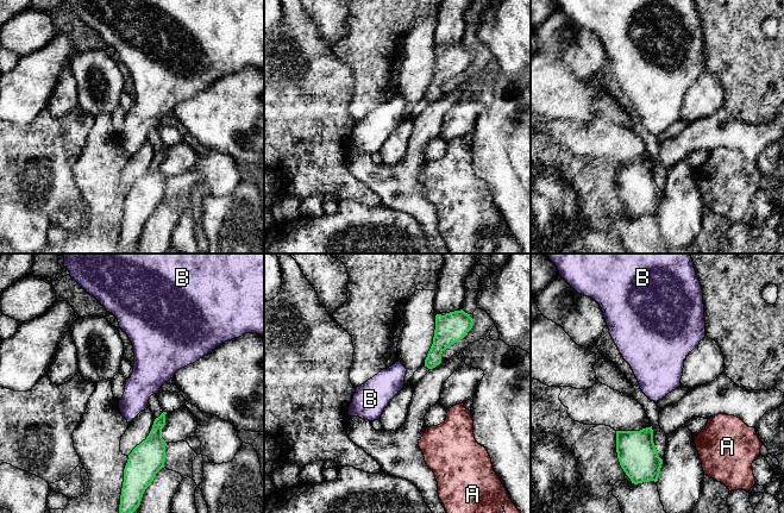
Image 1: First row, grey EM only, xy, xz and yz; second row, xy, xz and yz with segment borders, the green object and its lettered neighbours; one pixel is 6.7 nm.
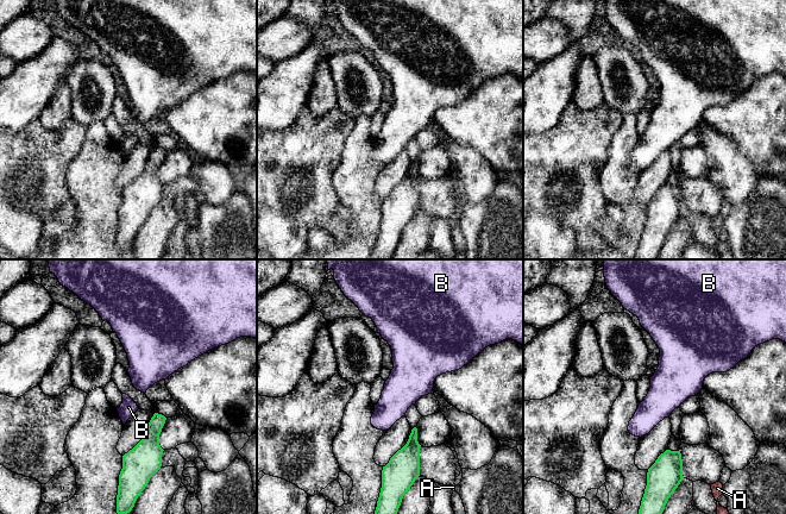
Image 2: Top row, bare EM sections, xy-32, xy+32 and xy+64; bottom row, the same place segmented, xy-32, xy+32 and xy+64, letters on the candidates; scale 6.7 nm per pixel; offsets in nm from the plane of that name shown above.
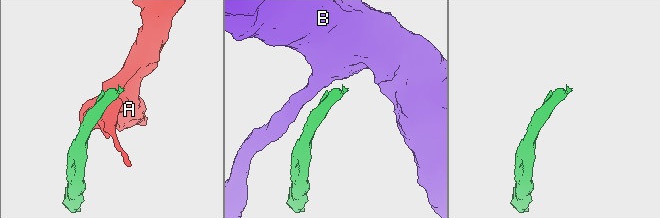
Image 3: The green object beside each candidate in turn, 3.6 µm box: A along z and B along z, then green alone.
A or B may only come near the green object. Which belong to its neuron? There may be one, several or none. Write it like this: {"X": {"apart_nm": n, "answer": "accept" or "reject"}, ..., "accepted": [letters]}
{"A": {"apart_nm": 240, "answer": "reject"}, "B": {"apart_nm": 100, "answer": "reject"}, "accepted": []}

